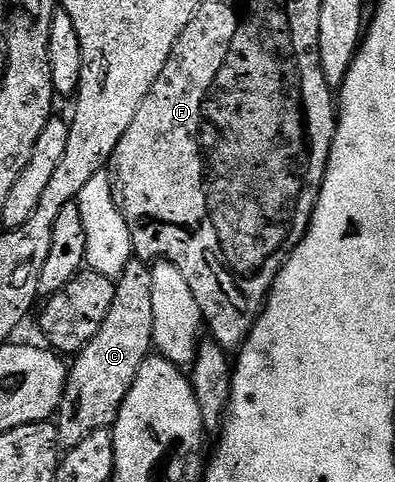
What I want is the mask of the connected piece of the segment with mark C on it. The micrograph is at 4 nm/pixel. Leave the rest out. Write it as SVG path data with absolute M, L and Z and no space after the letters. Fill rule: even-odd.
M139 260L126 264L120 277L115 279L114 300L110 304L110 312L106 312L106 320L102 320L102 328L98 328L98 332L86 344L86 348L82 348L79 354L71 359L68 366L68 383L64 385L60 408L54 415L54 425L60 437L61 447L80 444L86 436L90 436L90 432L107 430L116 423L116 417L122 408L122 400L126 400L126 392L130 392L130 384L134 384L138 368L142 368L149 354L153 353L154 308L150 297L151 275L151 269Z

